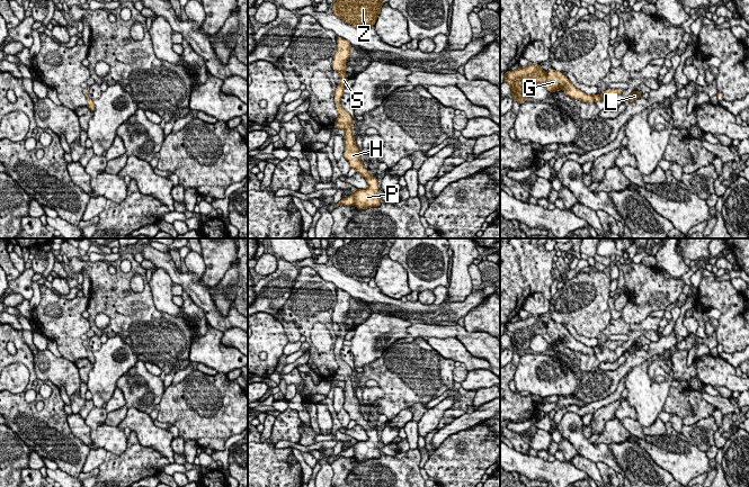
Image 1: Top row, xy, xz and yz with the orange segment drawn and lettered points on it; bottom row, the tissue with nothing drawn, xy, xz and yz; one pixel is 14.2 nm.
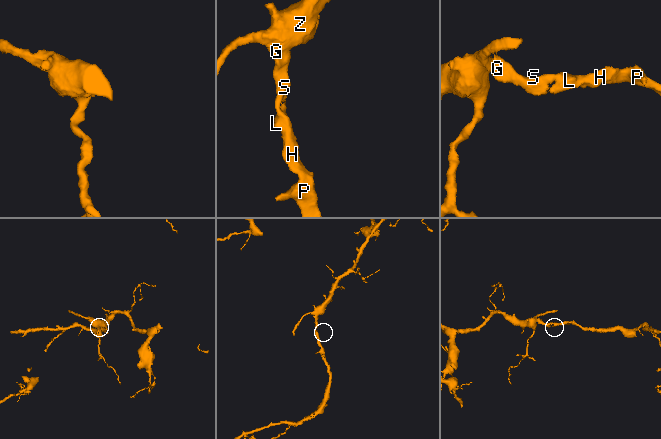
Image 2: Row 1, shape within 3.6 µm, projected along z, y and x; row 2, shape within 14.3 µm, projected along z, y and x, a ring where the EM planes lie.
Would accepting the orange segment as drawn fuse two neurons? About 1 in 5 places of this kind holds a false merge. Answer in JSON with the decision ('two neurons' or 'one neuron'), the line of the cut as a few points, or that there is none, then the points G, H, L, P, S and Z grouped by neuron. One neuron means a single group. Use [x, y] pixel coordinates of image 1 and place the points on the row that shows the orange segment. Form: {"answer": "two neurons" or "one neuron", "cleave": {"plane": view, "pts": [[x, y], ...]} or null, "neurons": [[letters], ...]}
{"answer": "one neuron", "cleave": null, "neurons": [["G", "H", "L", "P", "S", "Z"]]}

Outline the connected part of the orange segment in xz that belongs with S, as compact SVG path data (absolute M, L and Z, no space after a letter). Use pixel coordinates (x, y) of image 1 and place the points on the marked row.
M337 36L337 52L333 56L332 70L338 72L340 82L337 85L335 92L335 103L338 111L338 117L335 121L335 127L345 130L344 157L349 162L351 169L355 169L357 173L362 174L366 179L368 187L366 189L355 189L349 197L342 198L335 206L338 207L340 205L354 205L360 210L363 210L371 207L378 207L382 204L382 200L378 196L380 188L377 184L377 178L372 177L368 173L368 169L366 169L362 162L360 151L353 135L353 118L350 114L339 105L340 98L344 94L345 84L348 81L348 78L345 75L345 69L347 66L345 62L349 58L349 56L350 43Z

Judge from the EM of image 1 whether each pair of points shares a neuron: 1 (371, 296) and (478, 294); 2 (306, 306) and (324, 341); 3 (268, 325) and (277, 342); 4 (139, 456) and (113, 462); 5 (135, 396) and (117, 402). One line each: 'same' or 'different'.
1: same
2: same
3: same
4: same
5: different

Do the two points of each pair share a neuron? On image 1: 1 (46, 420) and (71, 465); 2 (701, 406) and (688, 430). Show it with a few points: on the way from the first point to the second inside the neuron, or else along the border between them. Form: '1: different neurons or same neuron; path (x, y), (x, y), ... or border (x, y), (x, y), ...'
1: same neuron; path (51, 431), (51, 436), (68, 453)
2: same neuron; path (696, 412), (696, 420), (693, 424)

